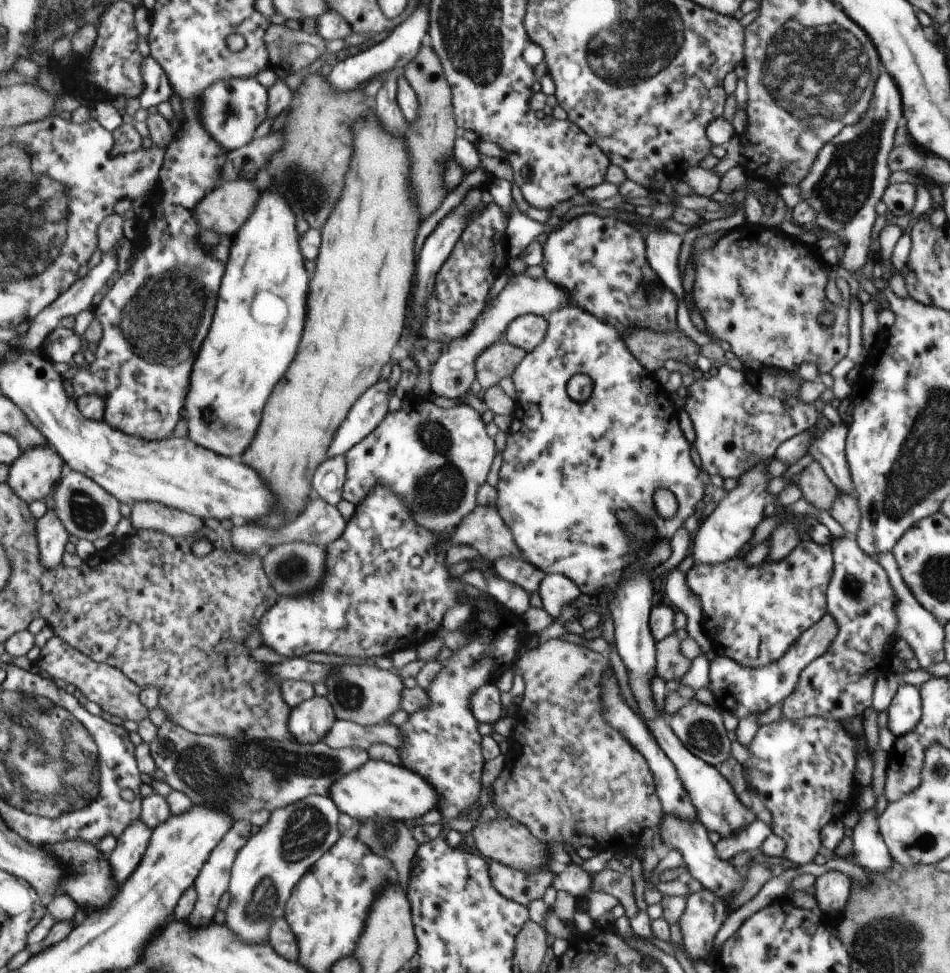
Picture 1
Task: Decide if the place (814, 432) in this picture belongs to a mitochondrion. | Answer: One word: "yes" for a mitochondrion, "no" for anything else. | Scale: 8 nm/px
no

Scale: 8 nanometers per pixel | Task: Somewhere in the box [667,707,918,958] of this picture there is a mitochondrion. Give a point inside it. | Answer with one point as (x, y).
(705, 737)

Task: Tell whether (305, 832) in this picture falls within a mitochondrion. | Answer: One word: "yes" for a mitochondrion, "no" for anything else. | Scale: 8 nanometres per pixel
yes

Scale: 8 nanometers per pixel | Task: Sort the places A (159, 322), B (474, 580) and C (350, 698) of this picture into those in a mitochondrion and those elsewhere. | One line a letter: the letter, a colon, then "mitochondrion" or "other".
A: mitochondrion
B: other
C: mitochondrion

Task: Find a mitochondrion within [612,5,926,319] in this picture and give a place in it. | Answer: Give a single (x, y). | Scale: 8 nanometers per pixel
(808, 72)

